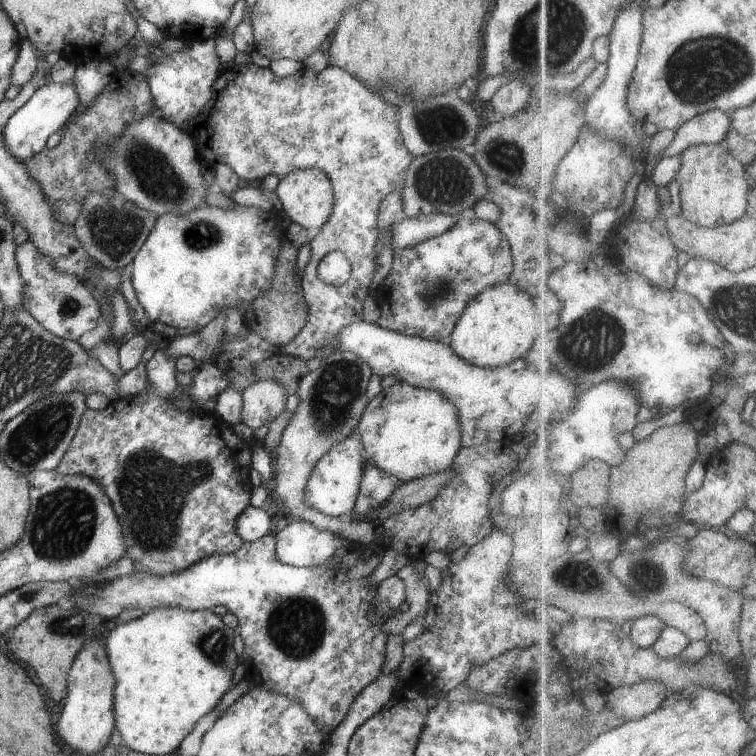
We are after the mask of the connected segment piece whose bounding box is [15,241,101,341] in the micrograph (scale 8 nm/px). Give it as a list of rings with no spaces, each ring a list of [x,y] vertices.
[[[30,241],[18,245],[15,250],[15,259],[20,276],[23,278],[23,306],[47,331],[67,341],[78,341],[82,334],[86,334],[98,326],[98,322],[101,320],[100,304],[88,287],[78,280],[78,277],[58,272]]]

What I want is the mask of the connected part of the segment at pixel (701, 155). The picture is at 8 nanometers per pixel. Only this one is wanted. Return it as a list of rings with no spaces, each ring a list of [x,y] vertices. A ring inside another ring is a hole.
[[[726,143],[694,145],[683,152],[684,164],[677,180],[681,183],[682,212],[703,227],[716,228],[742,220],[751,207],[752,186],[747,166]]]

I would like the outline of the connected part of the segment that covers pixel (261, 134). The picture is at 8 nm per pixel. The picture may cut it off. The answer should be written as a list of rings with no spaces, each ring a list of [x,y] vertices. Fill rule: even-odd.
[[[248,63],[247,65],[234,65],[228,70],[220,73],[214,84],[212,85],[213,98],[210,99],[209,104],[202,110],[201,115],[194,117],[186,128],[197,142],[199,148],[199,162],[204,165],[208,165],[212,168],[218,163],[226,163],[231,166],[233,171],[242,180],[263,180],[268,174],[277,174],[280,178],[286,176],[289,172],[296,169],[309,169],[319,168],[323,170],[332,181],[334,206],[326,224],[320,228],[318,234],[310,241],[311,259],[309,260],[301,277],[301,287],[303,288],[303,295],[309,310],[306,324],[302,327],[302,330],[294,337],[294,340],[287,345],[279,348],[278,352],[284,353],[293,357],[304,359],[305,361],[311,358],[325,359],[329,354],[336,352],[337,350],[337,334],[345,326],[359,323],[363,320],[363,302],[366,297],[373,295],[373,290],[370,286],[375,273],[375,261],[376,258],[376,242],[378,242],[378,230],[376,219],[378,216],[379,206],[382,199],[385,199],[390,193],[396,190],[400,190],[402,186],[403,176],[405,170],[410,166],[411,160],[414,160],[413,154],[405,147],[403,138],[399,129],[399,108],[396,105],[388,103],[378,93],[372,92],[364,83],[361,83],[355,76],[352,76],[349,72],[342,70],[338,67],[333,67],[328,64],[327,68],[321,73],[314,73],[314,71],[302,68],[294,76],[287,76],[286,78],[280,78],[276,76],[270,67],[260,67],[254,63]],[[332,251],[342,251],[351,263],[352,279],[348,284],[344,286],[334,287],[333,285],[326,284],[319,279],[318,266],[324,256]]]

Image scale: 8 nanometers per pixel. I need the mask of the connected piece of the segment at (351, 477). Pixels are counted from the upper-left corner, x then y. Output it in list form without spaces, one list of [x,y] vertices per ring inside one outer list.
[[[357,431],[334,446],[315,464],[306,485],[306,503],[331,517],[346,516],[355,507],[361,483],[364,456],[360,453]]]

